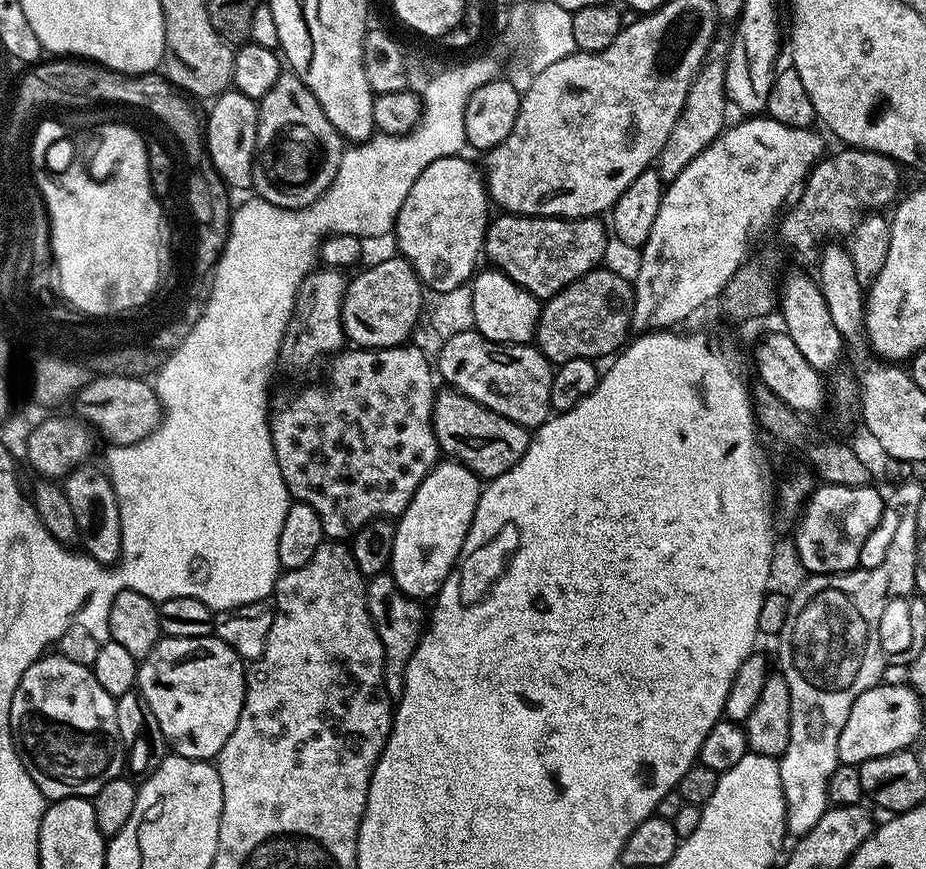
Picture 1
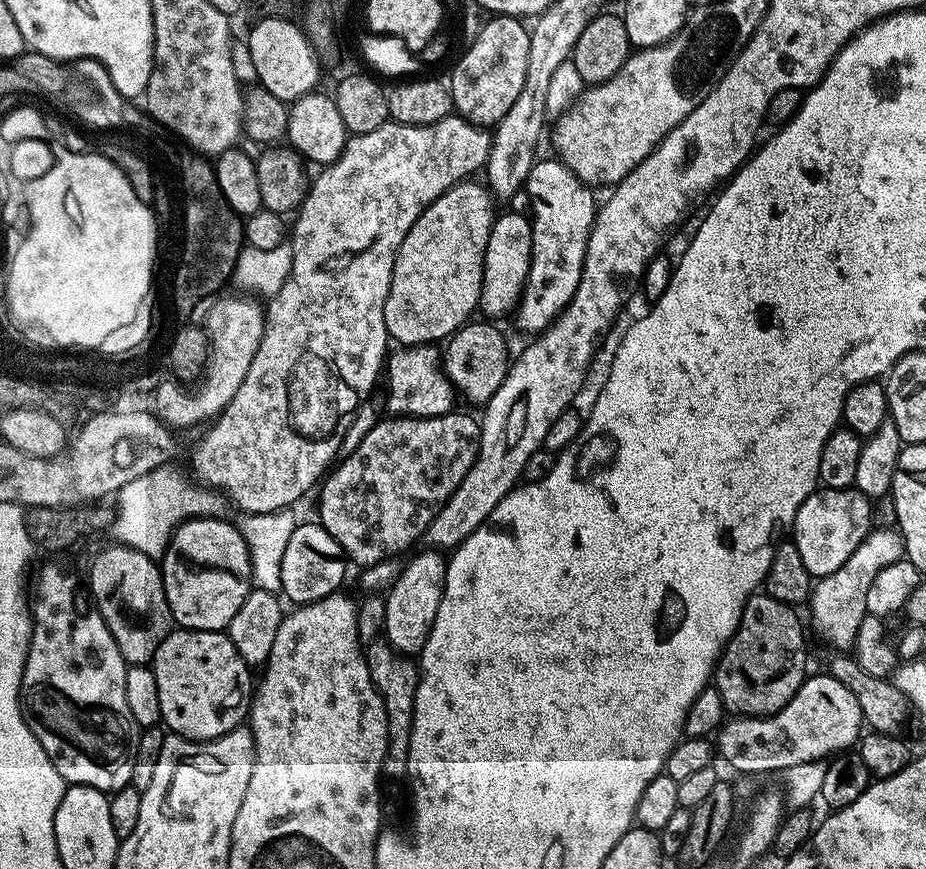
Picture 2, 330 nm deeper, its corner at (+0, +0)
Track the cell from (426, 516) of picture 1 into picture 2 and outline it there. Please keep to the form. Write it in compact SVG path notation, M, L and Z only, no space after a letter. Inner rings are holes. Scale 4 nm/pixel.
M439 551L420 552L408 565L399 569L395 584L386 592L386 618L383 635L401 654L419 654L434 626L444 593L446 560Z

